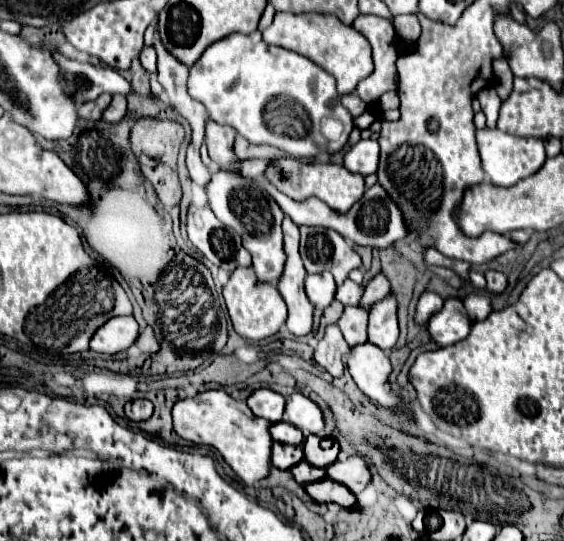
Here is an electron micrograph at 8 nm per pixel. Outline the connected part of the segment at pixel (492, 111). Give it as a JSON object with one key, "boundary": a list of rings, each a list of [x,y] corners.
{"boundary":[[[482,89],[478,93],[478,101],[482,105],[482,111],[486,115],[486,125],[488,127],[496,127],[496,119],[498,119],[498,109],[500,109],[500,103],[502,99],[498,97],[498,93],[494,89]]]}

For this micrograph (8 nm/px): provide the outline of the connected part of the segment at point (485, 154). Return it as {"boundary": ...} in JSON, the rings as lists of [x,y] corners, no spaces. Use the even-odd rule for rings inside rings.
{"boundary":[[[482,129],[476,133],[476,139],[478,139],[478,151],[482,157],[484,173],[498,187],[510,187],[526,177],[532,177],[546,161],[546,151],[540,139],[514,137],[514,135],[502,133],[500,129]]]}

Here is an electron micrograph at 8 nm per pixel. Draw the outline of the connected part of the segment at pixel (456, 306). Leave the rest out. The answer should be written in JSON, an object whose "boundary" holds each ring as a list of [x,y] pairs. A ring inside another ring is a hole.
{"boundary":[[[448,299],[442,307],[442,311],[438,311],[432,319],[430,319],[430,333],[436,339],[438,345],[446,347],[452,345],[460,339],[464,339],[470,333],[470,325],[472,319],[468,317],[462,301],[458,299]]]}

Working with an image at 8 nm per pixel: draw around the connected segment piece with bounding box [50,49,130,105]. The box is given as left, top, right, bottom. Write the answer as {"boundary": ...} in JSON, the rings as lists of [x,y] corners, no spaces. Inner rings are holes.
{"boundary":[[[52,49],[50,53],[56,65],[60,67],[62,89],[72,95],[78,105],[96,99],[100,93],[130,93],[130,83],[118,71],[110,67],[92,67],[90,63],[70,59],[56,49]]]}

